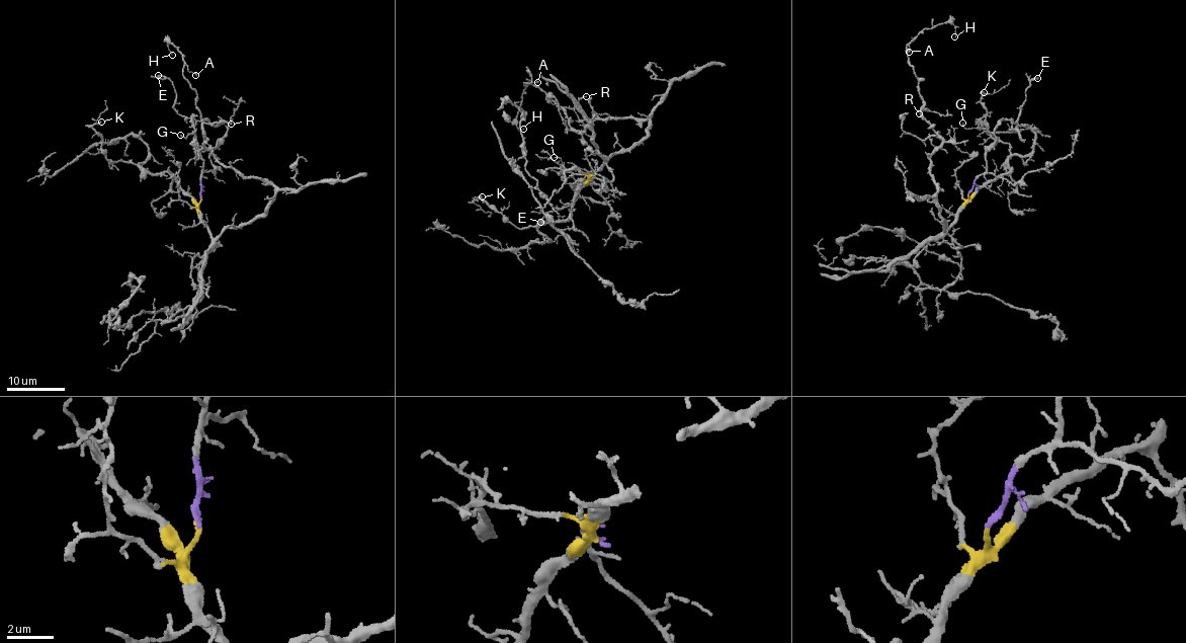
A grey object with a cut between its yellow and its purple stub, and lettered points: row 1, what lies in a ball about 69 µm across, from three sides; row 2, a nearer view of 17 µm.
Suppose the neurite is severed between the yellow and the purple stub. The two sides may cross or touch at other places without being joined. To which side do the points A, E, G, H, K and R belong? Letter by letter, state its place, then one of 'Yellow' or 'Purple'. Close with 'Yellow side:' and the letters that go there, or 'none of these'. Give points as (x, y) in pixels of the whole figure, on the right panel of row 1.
A: Place: (909, 52). Yellow
E: Place: (1037, 78). Purple
G: Place: (962, 123). Purple
H: Place: (954, 36). Yellow
K: Place: (984, 92). Yellow
R: Place: (919, 113). Yellow
Yellow side: A, H, K, R

